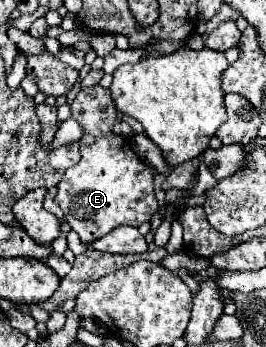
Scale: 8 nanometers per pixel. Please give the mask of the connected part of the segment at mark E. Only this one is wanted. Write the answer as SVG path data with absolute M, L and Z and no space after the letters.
M101 85L81 89L71 103L71 111L85 127L85 135L79 141L81 161L65 171L59 183L59 193L55 195L69 227L79 233L83 243L93 243L119 225L139 227L141 223L151 221L153 213L159 209L153 189L153 175L157 169L145 165L131 149L129 141L111 131L117 123L117 107L111 91Z

